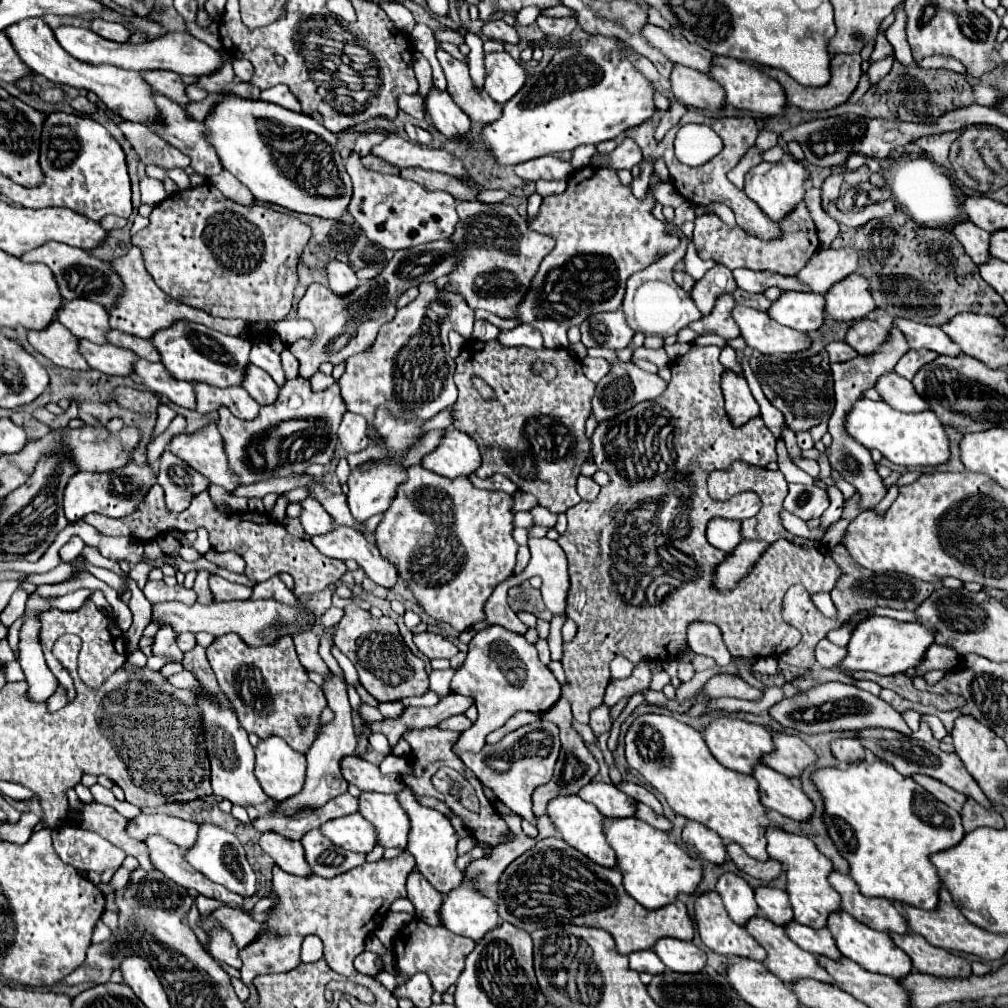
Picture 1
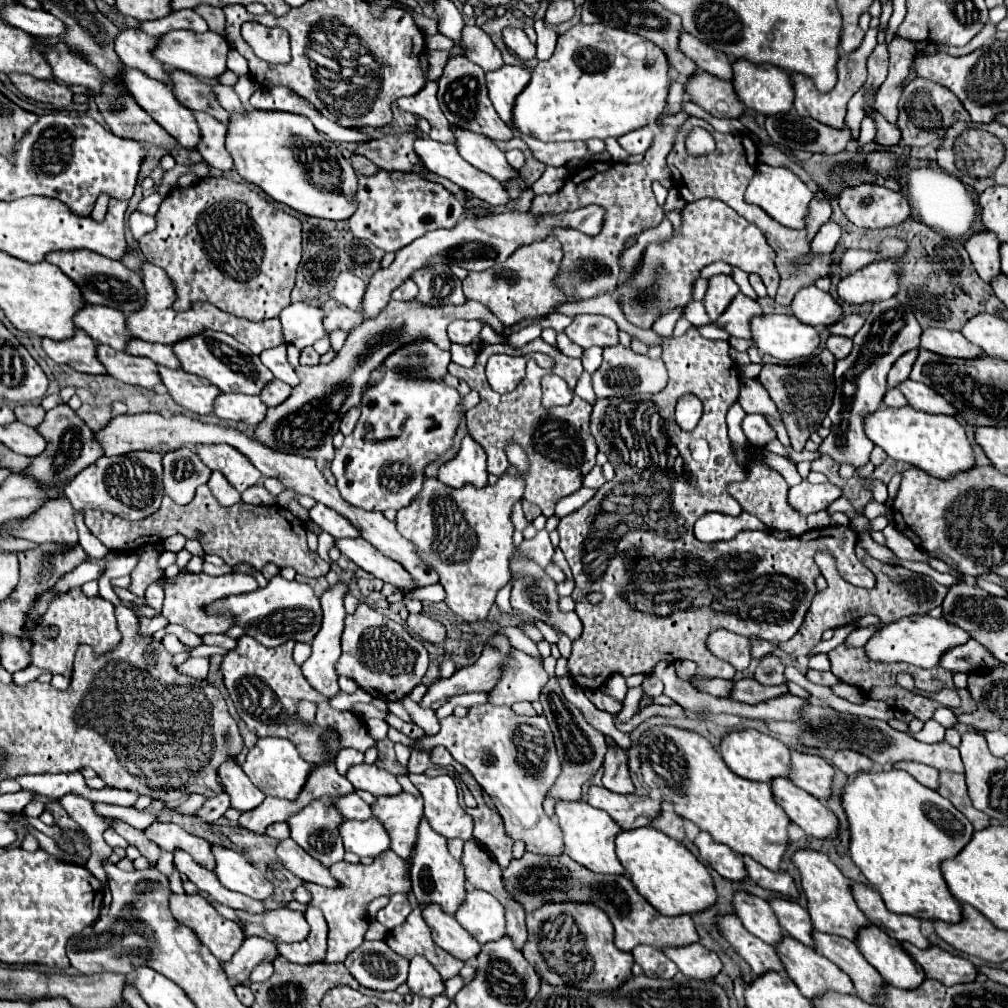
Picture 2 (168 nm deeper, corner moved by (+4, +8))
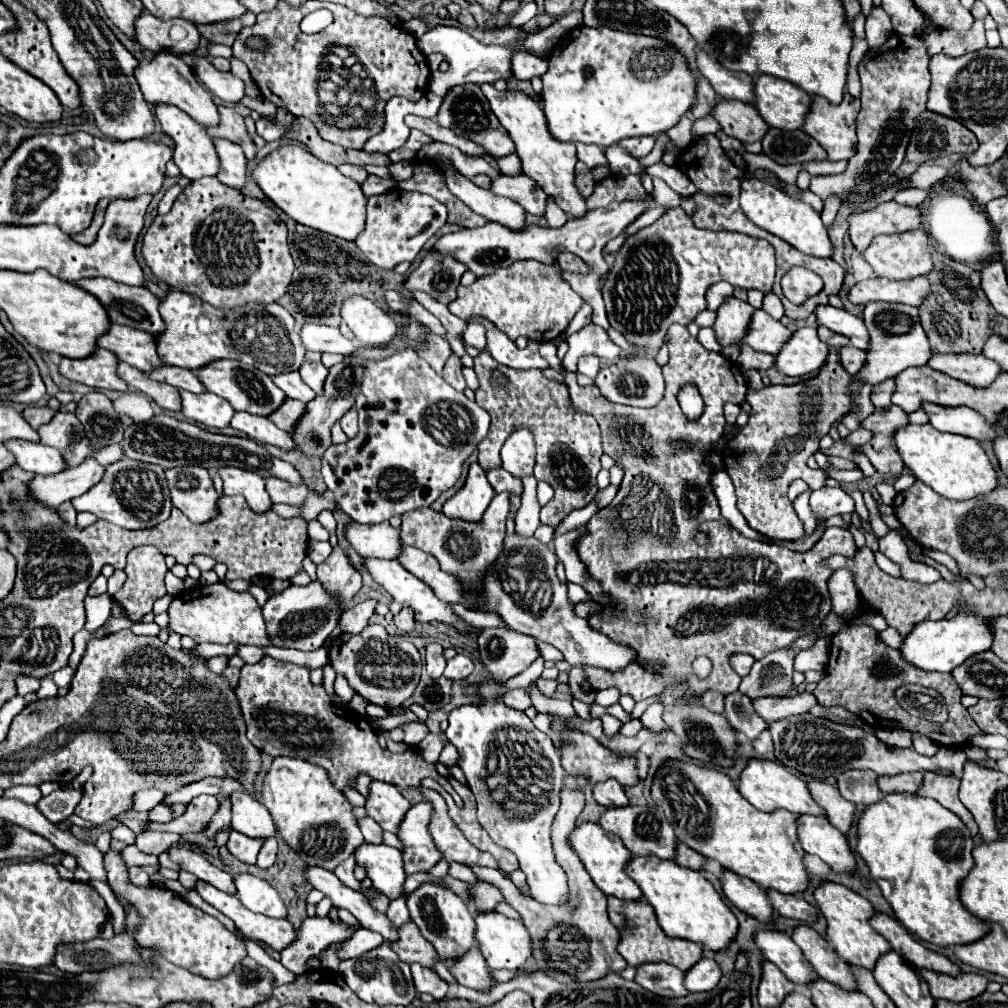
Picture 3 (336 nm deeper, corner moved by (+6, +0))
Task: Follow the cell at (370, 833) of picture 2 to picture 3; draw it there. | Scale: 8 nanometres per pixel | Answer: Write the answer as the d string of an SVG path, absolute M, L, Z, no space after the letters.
M362 844L354 852L358 866L362 866L372 880L372 886L388 896L390 900L408 896L404 892L404 862L402 862L402 852L396 848L390 848L386 844L372 846L372 844Z

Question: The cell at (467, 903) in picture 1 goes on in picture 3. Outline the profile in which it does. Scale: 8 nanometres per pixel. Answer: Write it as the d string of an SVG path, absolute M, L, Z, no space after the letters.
M500 912L476 916L476 938L490 970L518 970L532 958L526 926Z

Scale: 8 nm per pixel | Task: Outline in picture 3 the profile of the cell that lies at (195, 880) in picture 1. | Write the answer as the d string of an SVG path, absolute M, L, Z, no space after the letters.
M204 882L196 884L196 892L208 904L212 904L224 916L228 916L236 924L236 928L240 928L246 936L258 938L278 952L296 940L296 930L288 920L276 920L276 918L268 918L264 914L250 912L238 902L236 896L224 894L224 892L220 892L214 886L208 886Z

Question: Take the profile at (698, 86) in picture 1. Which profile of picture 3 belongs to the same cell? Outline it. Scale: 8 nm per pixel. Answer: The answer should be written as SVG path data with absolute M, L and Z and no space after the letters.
M720 98L712 116L720 122L722 130L728 136L732 136L740 142L750 144L750 142L762 140L764 134L768 132L768 124L762 120L756 106L752 106L752 104Z

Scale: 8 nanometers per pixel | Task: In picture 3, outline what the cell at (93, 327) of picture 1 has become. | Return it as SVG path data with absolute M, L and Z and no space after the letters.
M112 324L108 334L100 336L98 346L112 350L122 362L128 362L146 374L164 366L156 352L156 338L144 330Z

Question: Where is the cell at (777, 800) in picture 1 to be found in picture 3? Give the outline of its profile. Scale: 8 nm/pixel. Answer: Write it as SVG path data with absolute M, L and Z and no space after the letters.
M800 816L798 818L798 840L808 854L824 860L836 874L854 874L858 864L852 854L846 836L836 832L828 818Z

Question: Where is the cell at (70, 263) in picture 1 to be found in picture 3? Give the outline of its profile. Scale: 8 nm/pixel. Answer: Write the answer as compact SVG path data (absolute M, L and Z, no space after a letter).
M90 278L90 280L84 280L84 282L78 282L78 286L88 290L90 294L94 294L104 304L104 308L110 314L112 324L124 324L124 326L130 326L130 328L146 330L154 336L164 332L164 322L162 322L160 312L158 312L160 300L148 288L124 286L120 282L112 282L112 280L106 280L106 278Z

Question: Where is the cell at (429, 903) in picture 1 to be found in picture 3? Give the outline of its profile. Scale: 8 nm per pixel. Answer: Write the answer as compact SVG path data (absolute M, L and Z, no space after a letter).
M470 950L468 954L464 954L464 958L460 958L460 962L452 962L450 972L458 980L458 984L480 992L486 992L492 982L490 968L486 966L478 950Z

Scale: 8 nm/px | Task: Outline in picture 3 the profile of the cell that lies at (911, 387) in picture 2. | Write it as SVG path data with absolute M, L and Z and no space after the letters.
M922 406L922 408L928 412L930 424L940 432L968 436L978 442L992 442L996 438L994 428L974 410L962 406L952 410L944 406Z

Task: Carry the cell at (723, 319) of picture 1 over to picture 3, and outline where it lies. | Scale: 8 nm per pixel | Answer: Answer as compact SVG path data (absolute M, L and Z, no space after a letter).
M756 310L752 316L752 330L748 330L748 338L744 338L744 344L776 356L788 342L788 338L792 338L792 334L794 332L790 328L774 320L770 314L766 314L764 310Z

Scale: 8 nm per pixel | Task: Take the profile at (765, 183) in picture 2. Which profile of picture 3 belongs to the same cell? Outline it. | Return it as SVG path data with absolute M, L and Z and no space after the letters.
M746 176L740 186L740 208L756 226L782 238L802 254L810 254L814 258L832 258L832 244L828 238L828 230L822 224L820 214L814 212L810 204L792 202L792 198L788 198L788 194L780 194L776 186L762 182L756 176Z

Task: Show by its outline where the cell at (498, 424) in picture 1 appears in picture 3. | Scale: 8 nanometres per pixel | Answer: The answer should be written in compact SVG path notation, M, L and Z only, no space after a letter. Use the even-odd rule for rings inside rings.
M482 352L476 360L476 374L480 390L476 390L476 402L492 416L488 438L478 446L478 464L484 470L500 466L500 448L512 430L528 426L536 438L536 480L544 480L554 488L554 498L542 506L540 520L556 528L572 510L588 506L598 494L596 476L600 472L602 438L598 422L590 414L576 414L570 402L568 388L542 376L542 370L512 370L498 364L488 352ZM500 370L510 382L506 386L492 380L492 372Z

